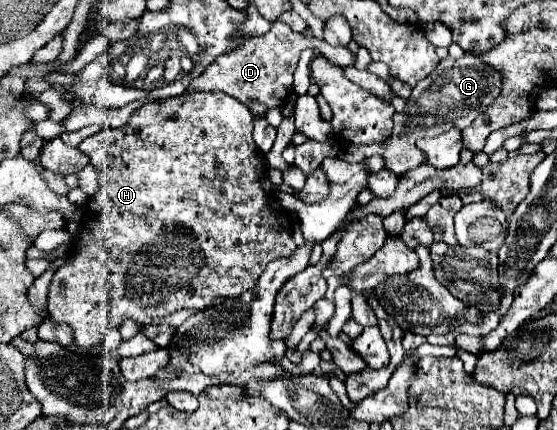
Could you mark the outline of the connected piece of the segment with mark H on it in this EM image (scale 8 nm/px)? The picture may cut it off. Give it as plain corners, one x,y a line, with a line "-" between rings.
193,94
191,98
179,96
163,102
149,102
149,106
141,106
139,110
135,110
127,126
101,128
93,136
85,138
79,144
79,150
89,156
93,168
99,174
99,192
85,206
87,220
81,222
81,234
77,236
79,246
73,246
69,262
55,272
49,286
49,318
71,326
75,334
75,344
79,348
99,346
105,334
113,328
119,328
121,322
127,318
139,324
151,324
155,318
169,316
177,310
203,310
211,306
217,298
239,296
257,284
257,278
271,260
295,252
295,242
291,236
291,216
261,184
261,178
265,178
265,170
269,170
269,164
253,140
251,112
237,98
231,98
227,94

